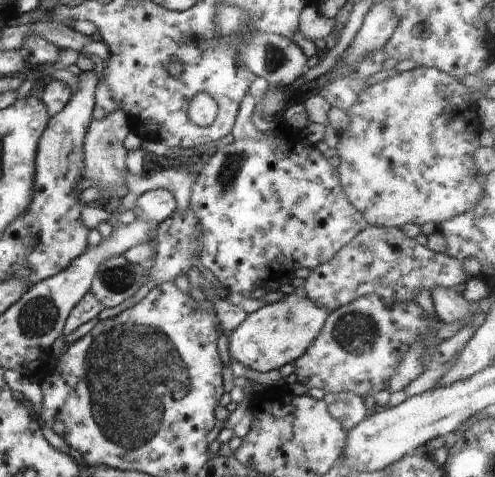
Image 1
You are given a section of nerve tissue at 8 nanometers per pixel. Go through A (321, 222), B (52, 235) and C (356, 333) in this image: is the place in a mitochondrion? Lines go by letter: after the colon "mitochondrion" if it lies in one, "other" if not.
A: other
B: other
C: mitochondrion

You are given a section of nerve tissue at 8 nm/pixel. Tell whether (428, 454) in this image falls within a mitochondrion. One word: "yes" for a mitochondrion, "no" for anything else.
no

